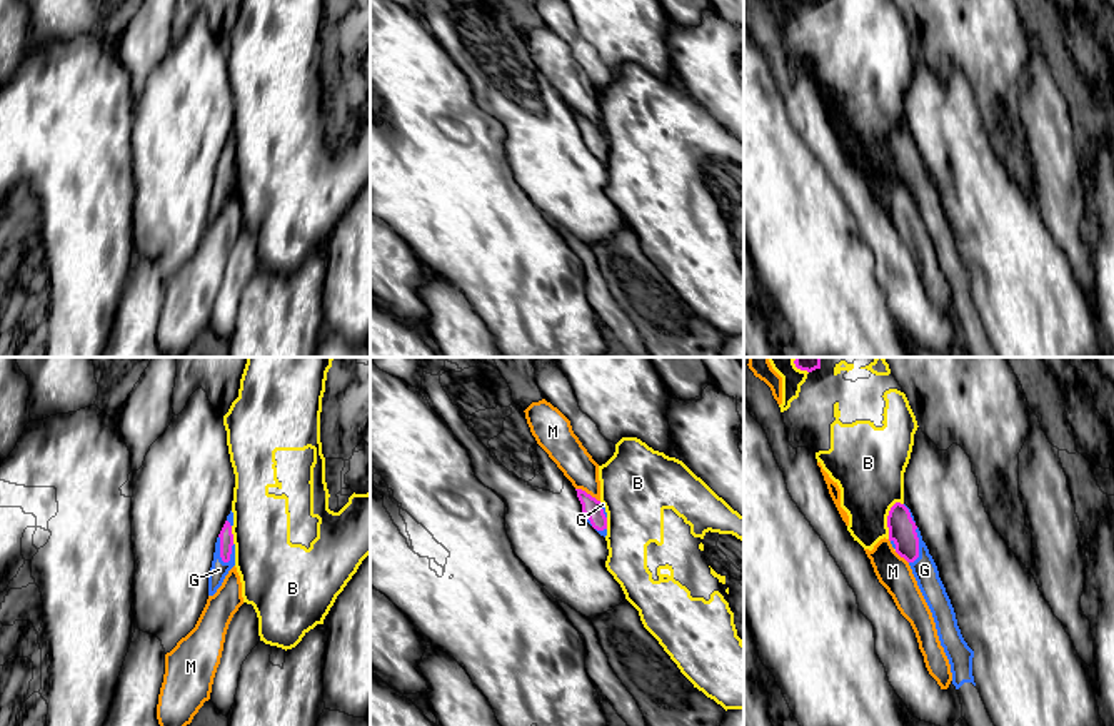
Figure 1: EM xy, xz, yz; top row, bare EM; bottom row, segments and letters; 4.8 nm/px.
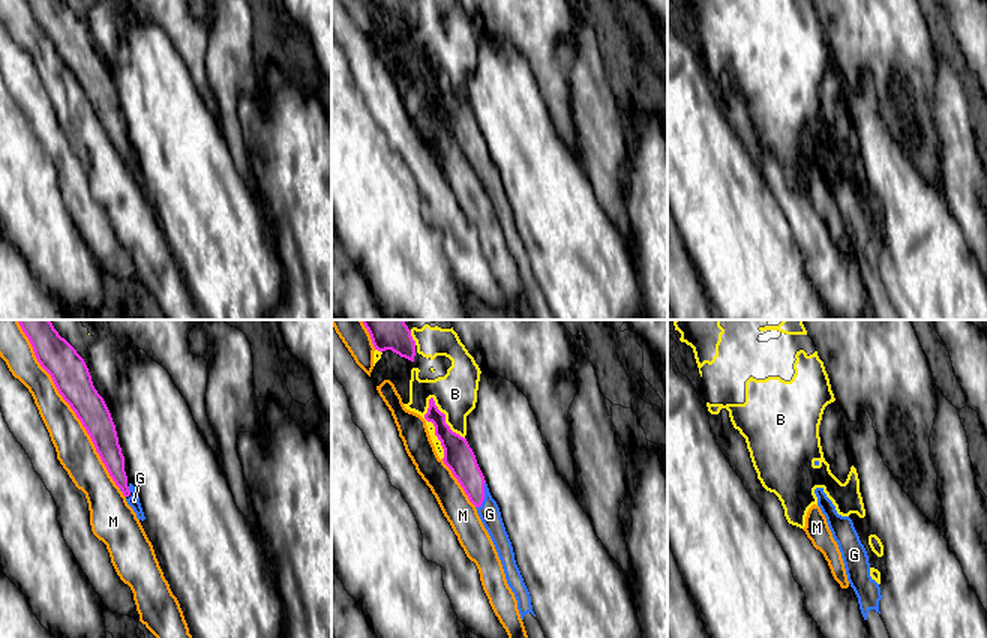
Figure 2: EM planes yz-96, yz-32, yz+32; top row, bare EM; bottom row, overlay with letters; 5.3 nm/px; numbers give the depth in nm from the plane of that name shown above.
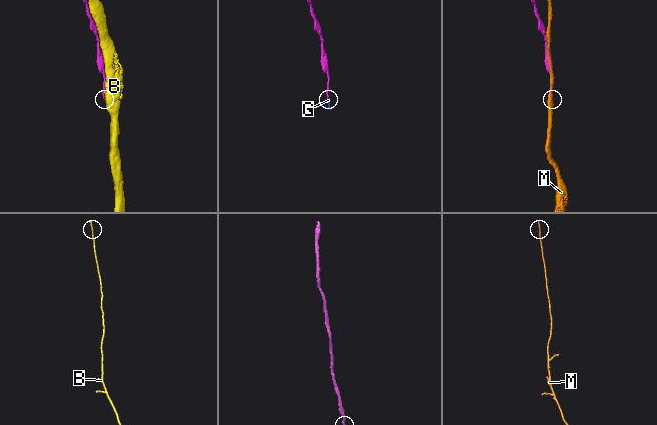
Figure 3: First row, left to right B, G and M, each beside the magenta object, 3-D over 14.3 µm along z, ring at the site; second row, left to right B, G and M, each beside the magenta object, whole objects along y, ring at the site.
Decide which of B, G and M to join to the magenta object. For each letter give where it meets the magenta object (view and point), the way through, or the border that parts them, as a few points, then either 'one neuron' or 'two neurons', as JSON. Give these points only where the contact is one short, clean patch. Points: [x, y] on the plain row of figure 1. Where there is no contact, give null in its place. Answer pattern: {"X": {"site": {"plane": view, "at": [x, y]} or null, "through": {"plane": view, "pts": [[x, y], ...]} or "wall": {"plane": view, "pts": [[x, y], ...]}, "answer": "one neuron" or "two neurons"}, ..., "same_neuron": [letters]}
{"B": {"site": {"plane": "yz", "at": [888, 146]}, "answer": "two neurons"}, "G": {"site": {"plane": "xy", "at": [220, 177]}, "answer": "one neuron"}, "M": {"site": {"plane": "xz", "at": [586, 119]}, "answer": "two neurons"}, "same_neuron": ["G"]}

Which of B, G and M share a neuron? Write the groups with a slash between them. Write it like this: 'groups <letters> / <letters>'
groups B / G / M

